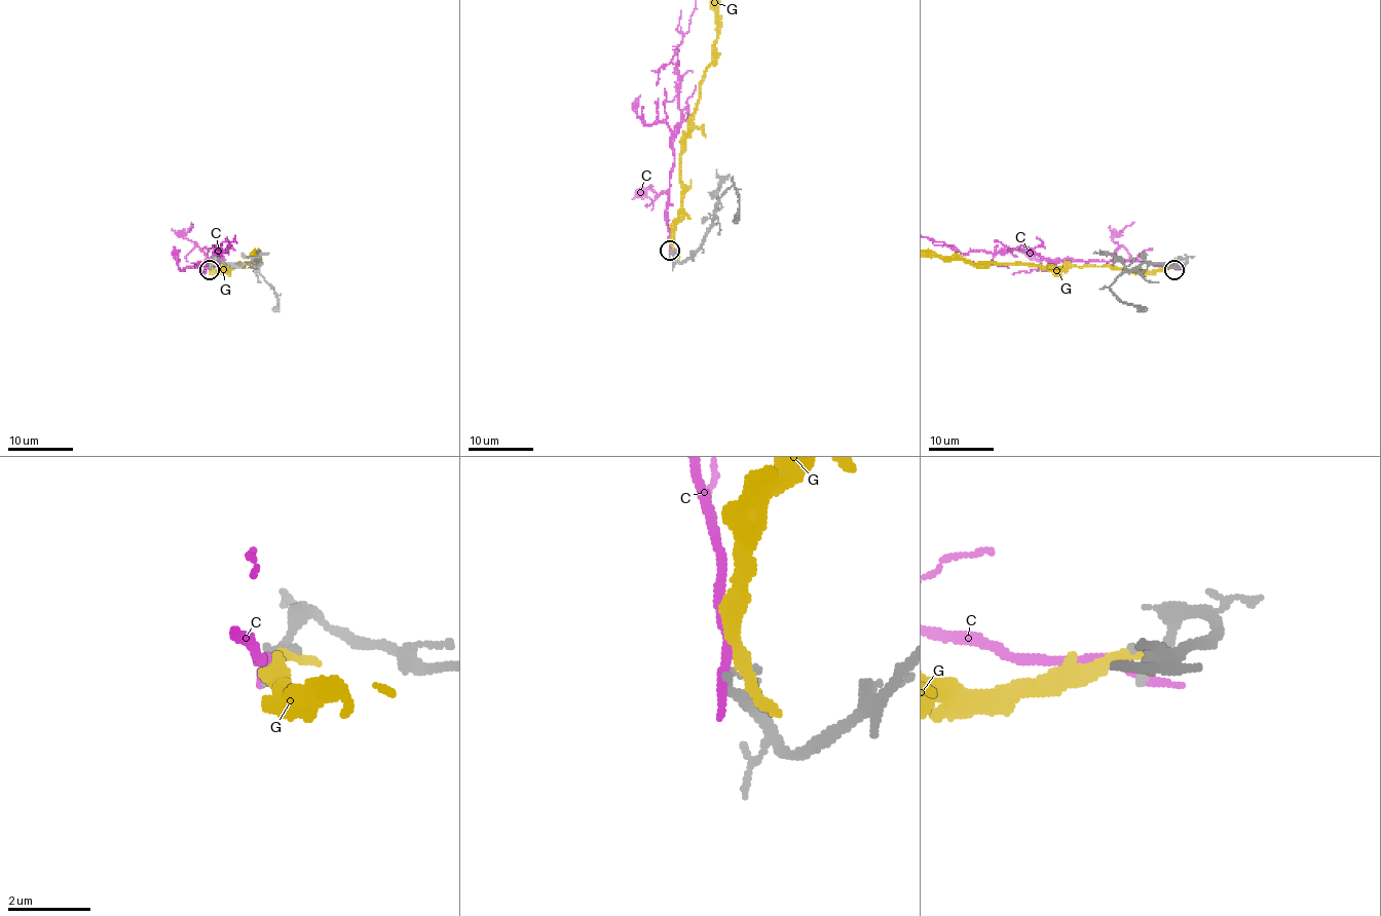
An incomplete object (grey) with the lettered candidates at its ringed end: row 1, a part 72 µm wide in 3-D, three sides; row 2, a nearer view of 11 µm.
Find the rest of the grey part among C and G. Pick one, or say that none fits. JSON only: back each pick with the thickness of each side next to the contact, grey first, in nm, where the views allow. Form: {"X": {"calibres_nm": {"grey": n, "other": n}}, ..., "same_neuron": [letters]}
{"same_neuron": []}

